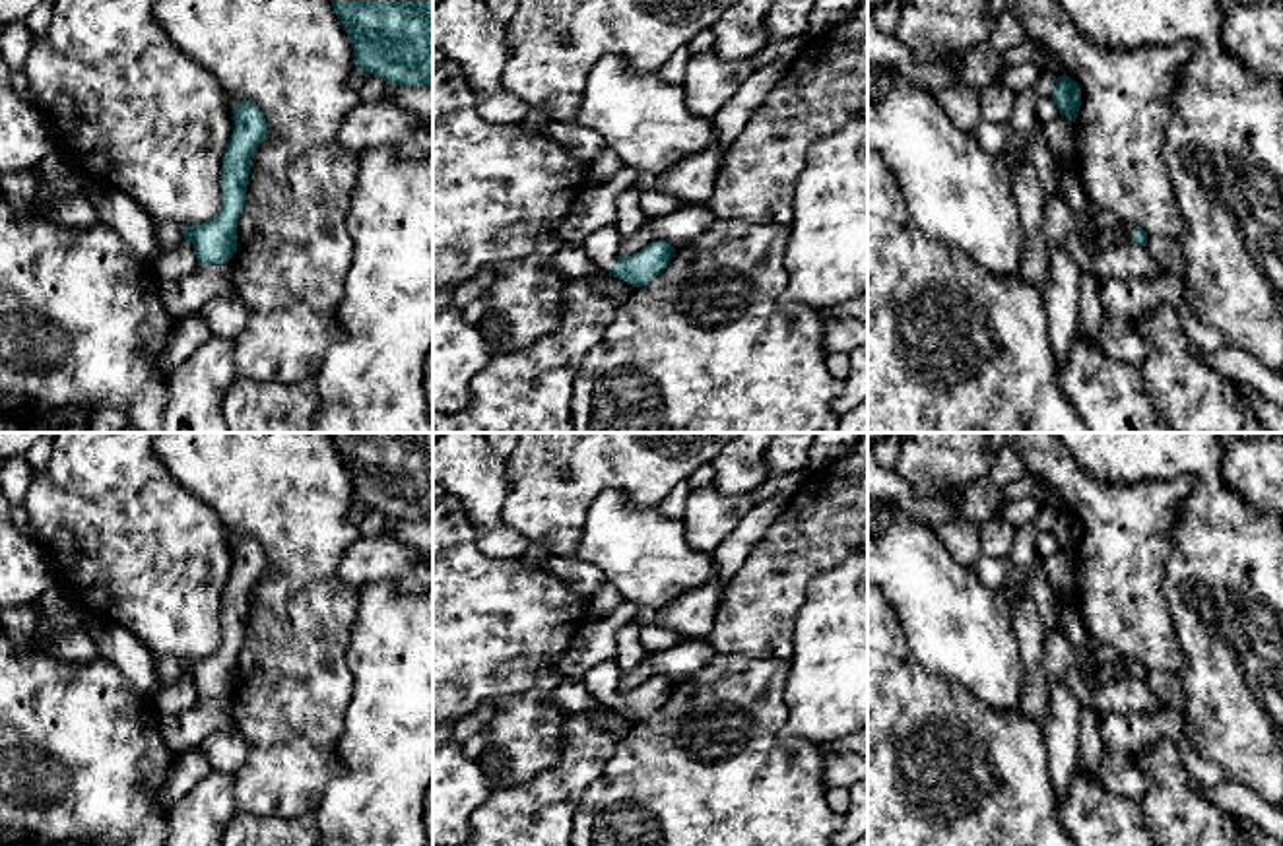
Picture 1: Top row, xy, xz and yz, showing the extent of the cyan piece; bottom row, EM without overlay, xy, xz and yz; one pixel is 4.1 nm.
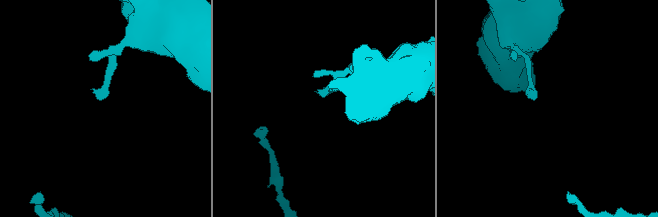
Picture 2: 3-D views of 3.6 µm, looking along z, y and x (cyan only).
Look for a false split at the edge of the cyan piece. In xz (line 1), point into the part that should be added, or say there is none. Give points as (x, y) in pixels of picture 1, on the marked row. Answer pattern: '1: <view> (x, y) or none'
1: xz (602, 247)

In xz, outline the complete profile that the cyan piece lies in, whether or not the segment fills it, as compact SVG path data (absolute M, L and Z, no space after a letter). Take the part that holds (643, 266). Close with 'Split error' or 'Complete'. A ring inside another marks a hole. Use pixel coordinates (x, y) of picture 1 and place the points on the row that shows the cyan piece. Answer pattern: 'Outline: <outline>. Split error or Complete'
Outline: M608 225L590 233L584 239L582 248L604 272L631 283L633 287L642 287L662 274L675 252L666 241L652 241L641 252L621 256L619 241L621 235L615 225Z. Split error

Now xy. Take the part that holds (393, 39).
Outline: M330 0L347 33L357 72L371 72L388 85L433 85L433 0Z. Complete

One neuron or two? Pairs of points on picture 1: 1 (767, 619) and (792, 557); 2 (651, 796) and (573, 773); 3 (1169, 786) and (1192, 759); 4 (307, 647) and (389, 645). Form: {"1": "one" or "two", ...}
{"1": "one", "2": "two", "3": "two", "4": "two"}

